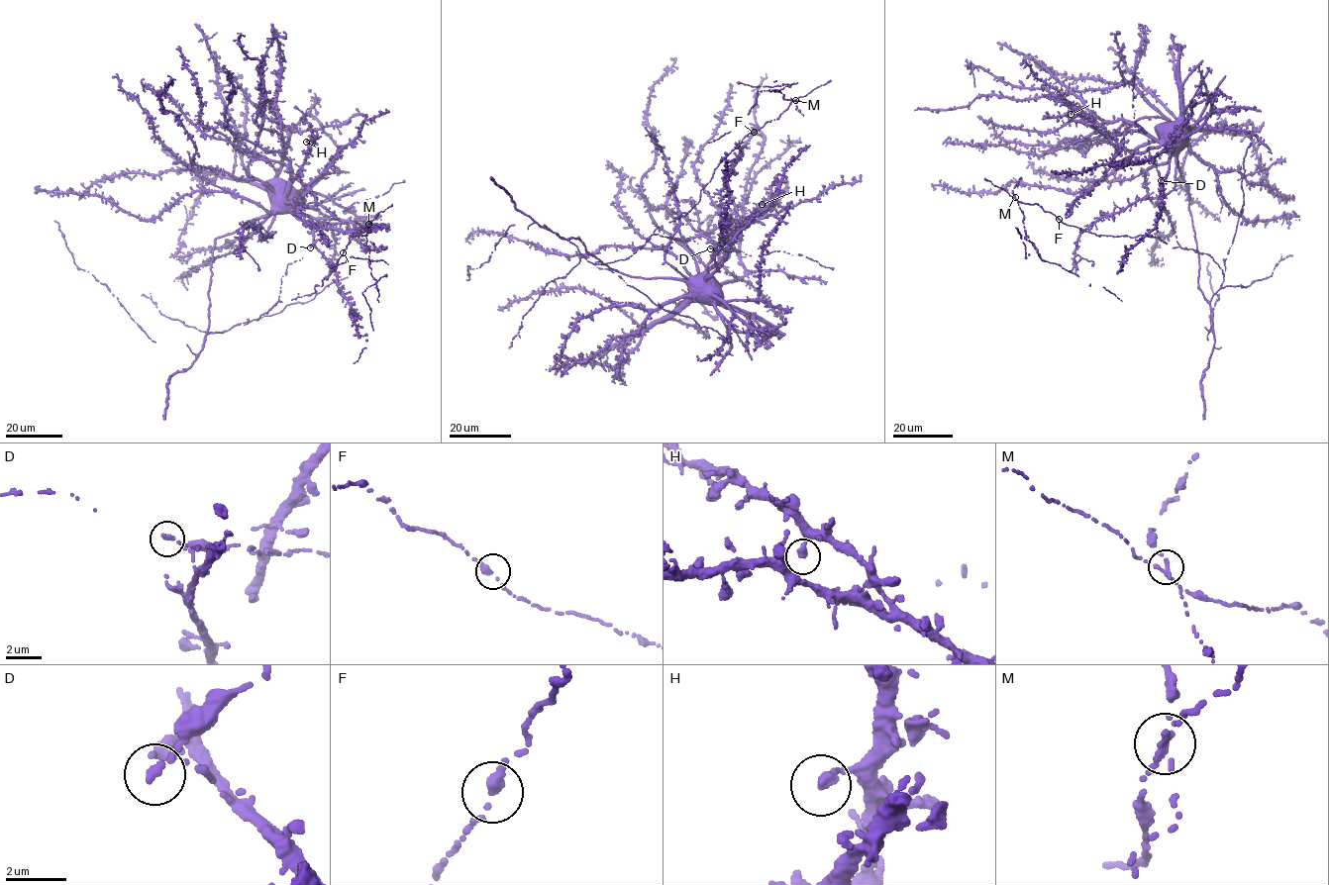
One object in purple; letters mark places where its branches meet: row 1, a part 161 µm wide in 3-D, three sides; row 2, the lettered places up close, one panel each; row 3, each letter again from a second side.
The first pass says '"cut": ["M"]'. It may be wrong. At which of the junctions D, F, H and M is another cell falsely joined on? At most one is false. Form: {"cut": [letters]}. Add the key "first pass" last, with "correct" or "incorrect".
{"cut": ["M"], "first pass": "correct"}

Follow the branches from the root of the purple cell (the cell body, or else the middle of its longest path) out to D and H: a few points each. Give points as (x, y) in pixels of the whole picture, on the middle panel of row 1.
D: (700, 277), (703, 273), (708, 275), (706, 280), (718, 270), (713, 258), (715, 250), (710, 248)
H: (700, 277), (722, 257), (737, 225), (764, 211), (766, 206), (762, 204)

